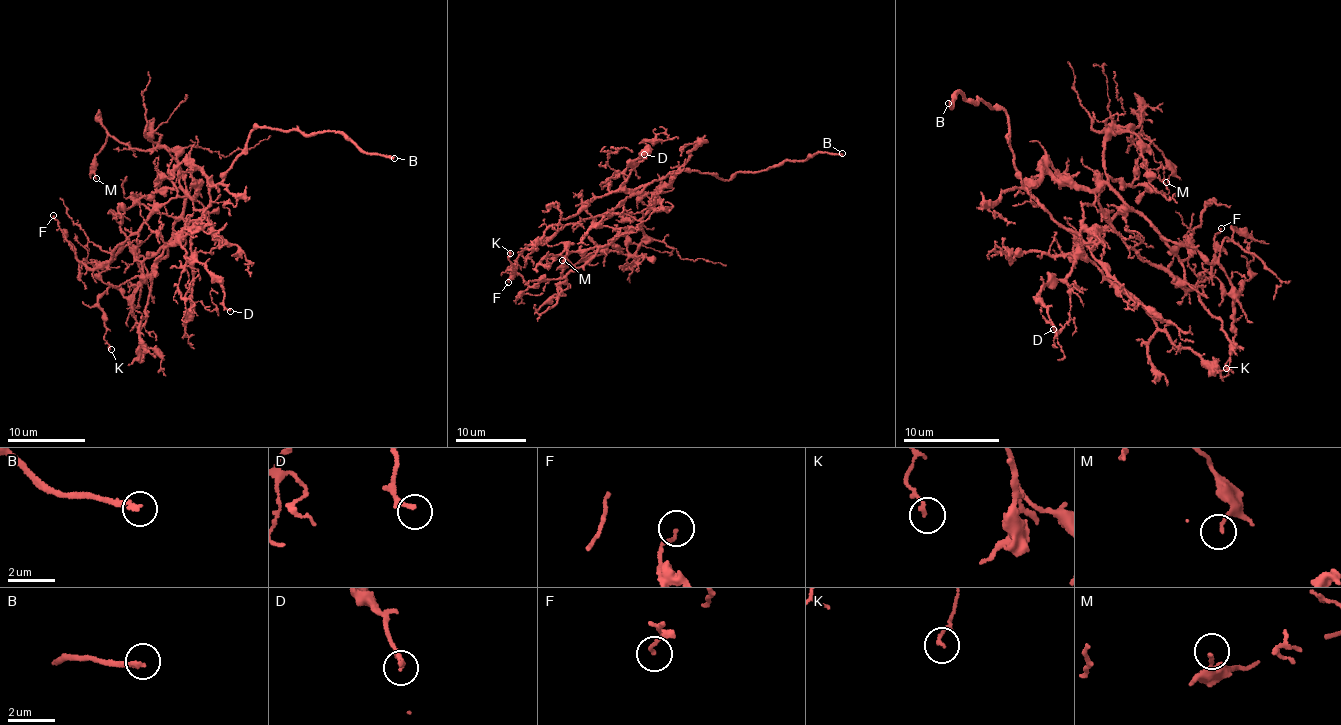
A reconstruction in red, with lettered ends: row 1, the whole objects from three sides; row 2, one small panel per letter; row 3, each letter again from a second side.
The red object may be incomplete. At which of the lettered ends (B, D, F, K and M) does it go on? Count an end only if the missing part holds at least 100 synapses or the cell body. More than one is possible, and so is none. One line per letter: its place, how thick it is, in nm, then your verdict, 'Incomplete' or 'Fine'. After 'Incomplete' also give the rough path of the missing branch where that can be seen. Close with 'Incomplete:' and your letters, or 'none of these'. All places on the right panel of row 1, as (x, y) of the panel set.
B: Place: (948, 103). Thickness 200 nm. Incomplete
D: Place: (1053, 329). Thickness 190 nm. Fine
F: Place: (1221, 228). Thickness 140 nm. Fine
K: Place: (1226, 368). Thickness 140 nm. Fine
M: Place: (1166, 182). Thickness 120 nm. Fine
Incomplete: B

